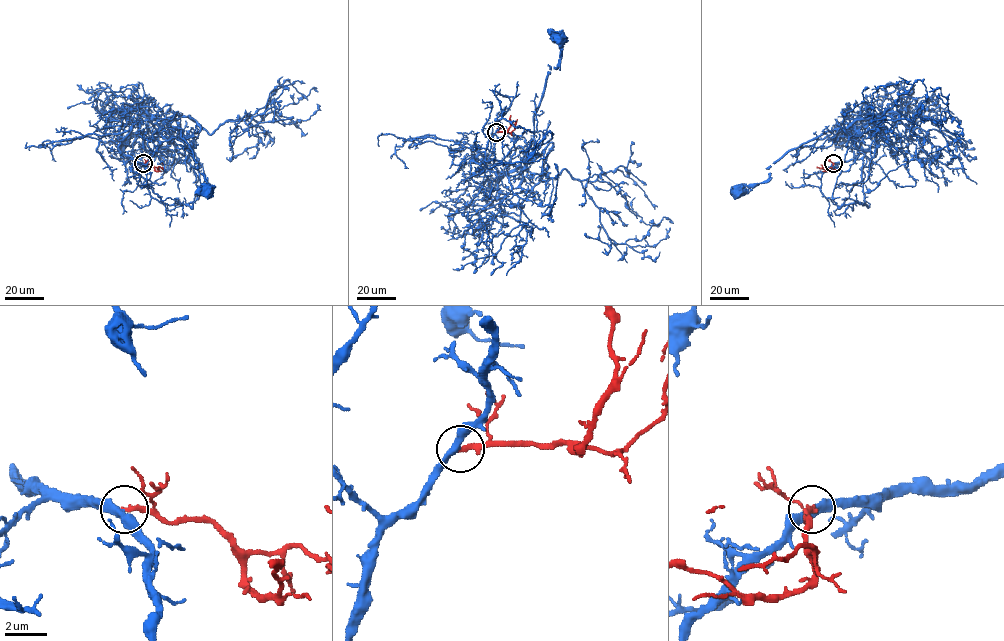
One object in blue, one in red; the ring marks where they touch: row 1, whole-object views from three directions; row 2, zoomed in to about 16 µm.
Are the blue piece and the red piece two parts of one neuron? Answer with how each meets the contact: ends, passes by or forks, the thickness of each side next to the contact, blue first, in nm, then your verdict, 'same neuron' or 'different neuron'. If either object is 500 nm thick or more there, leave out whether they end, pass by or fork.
blue passes by; red ends there; 360 nm thick on the blue side, 260 nm on the other; same neuron

